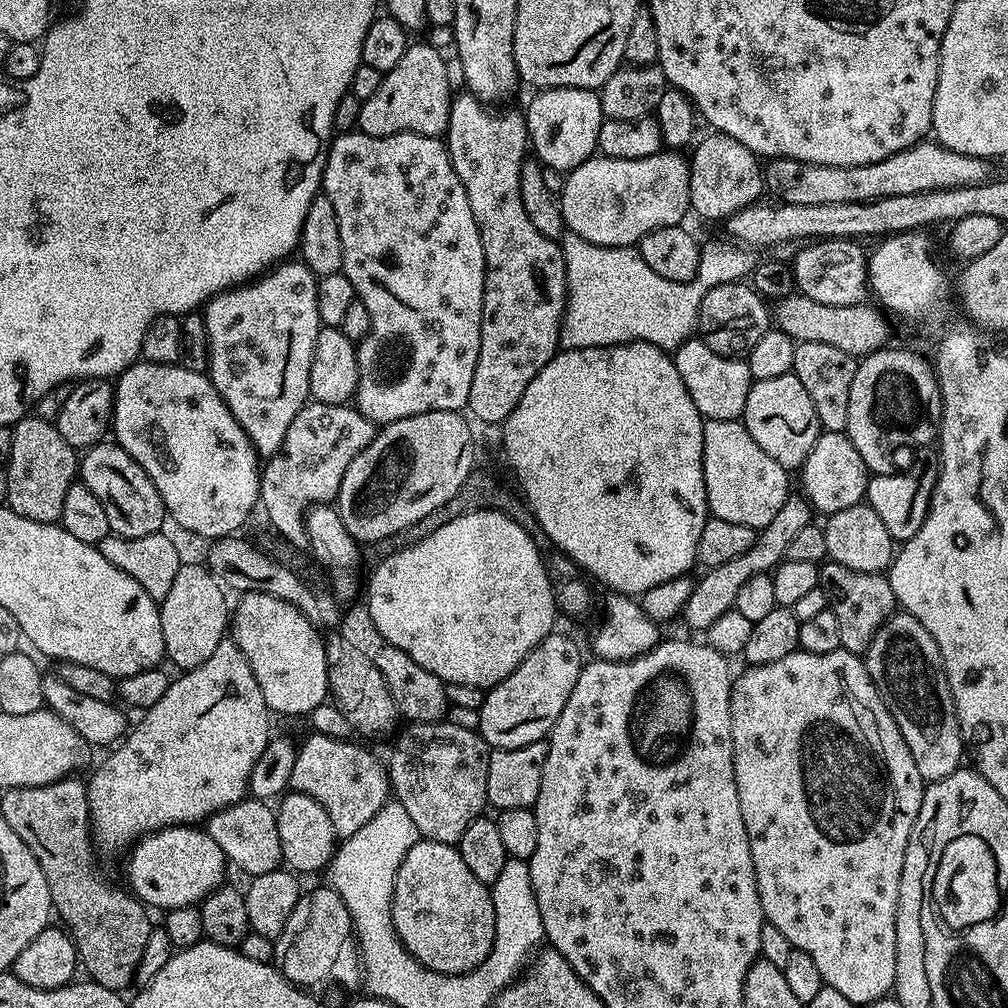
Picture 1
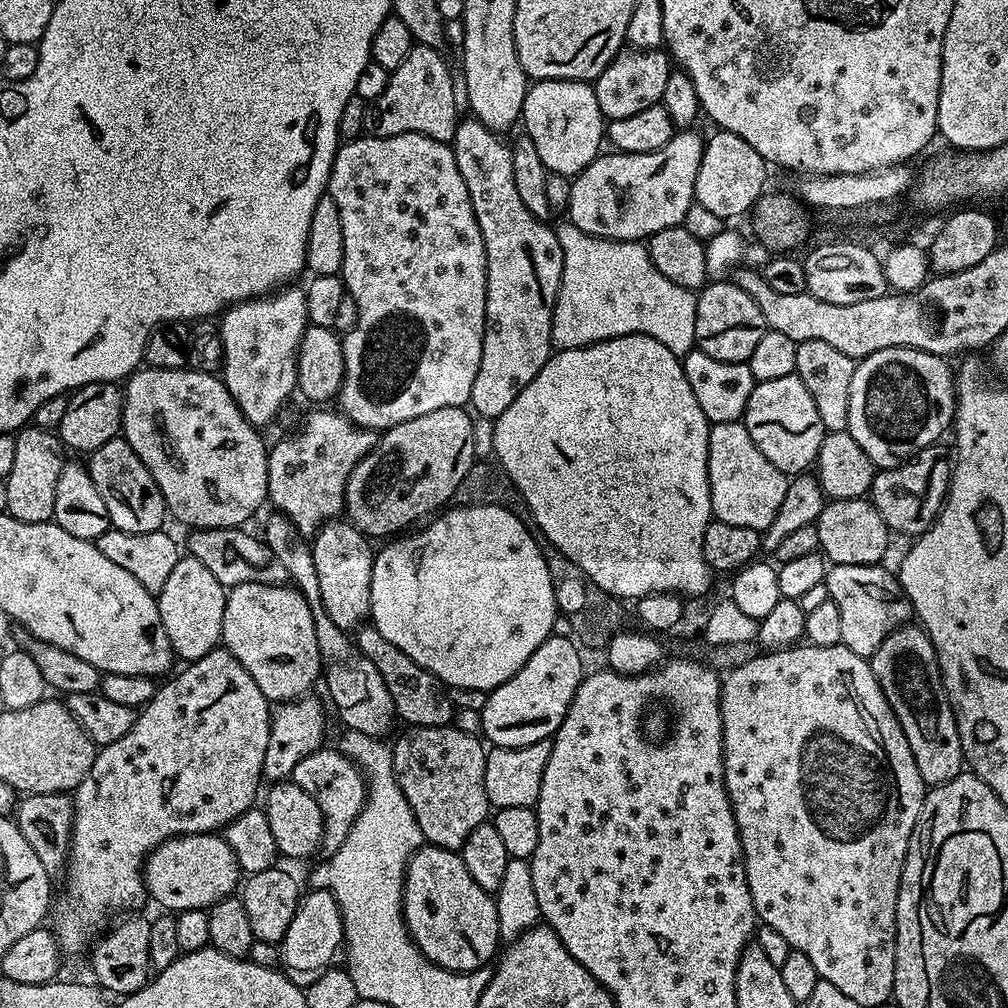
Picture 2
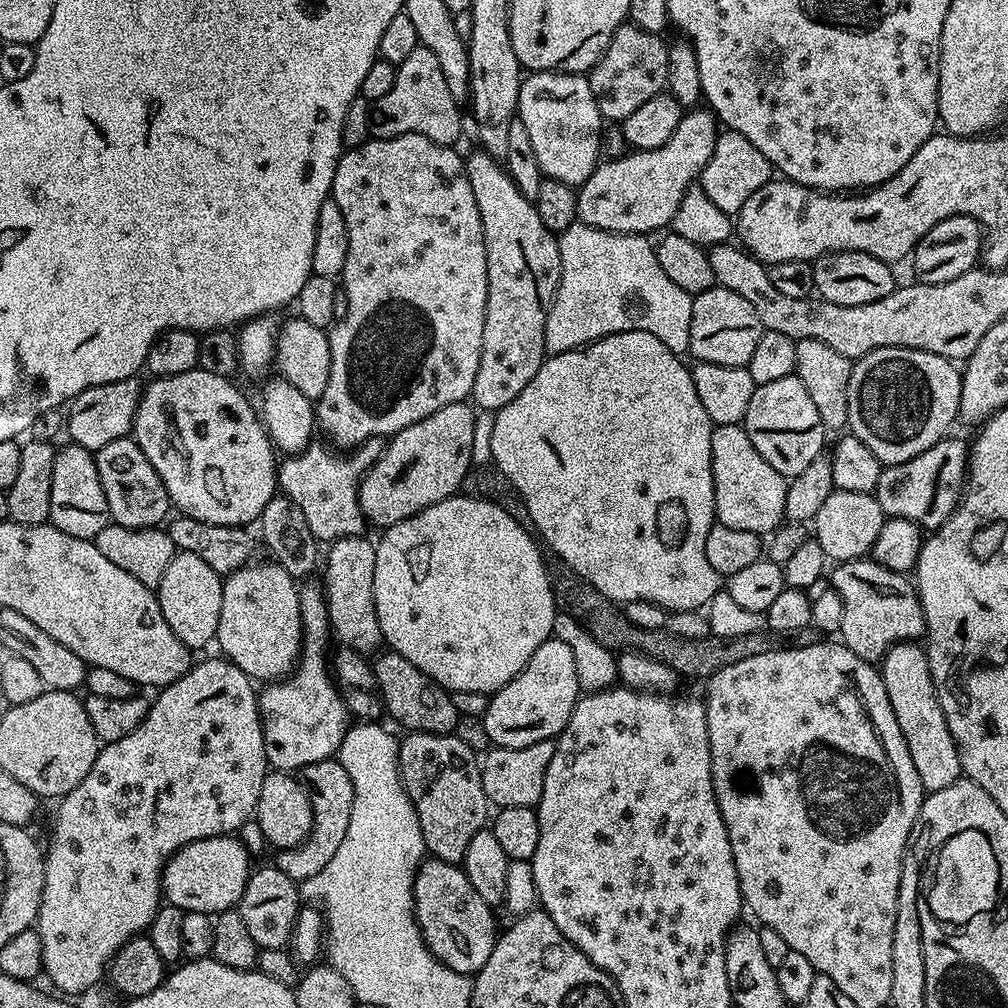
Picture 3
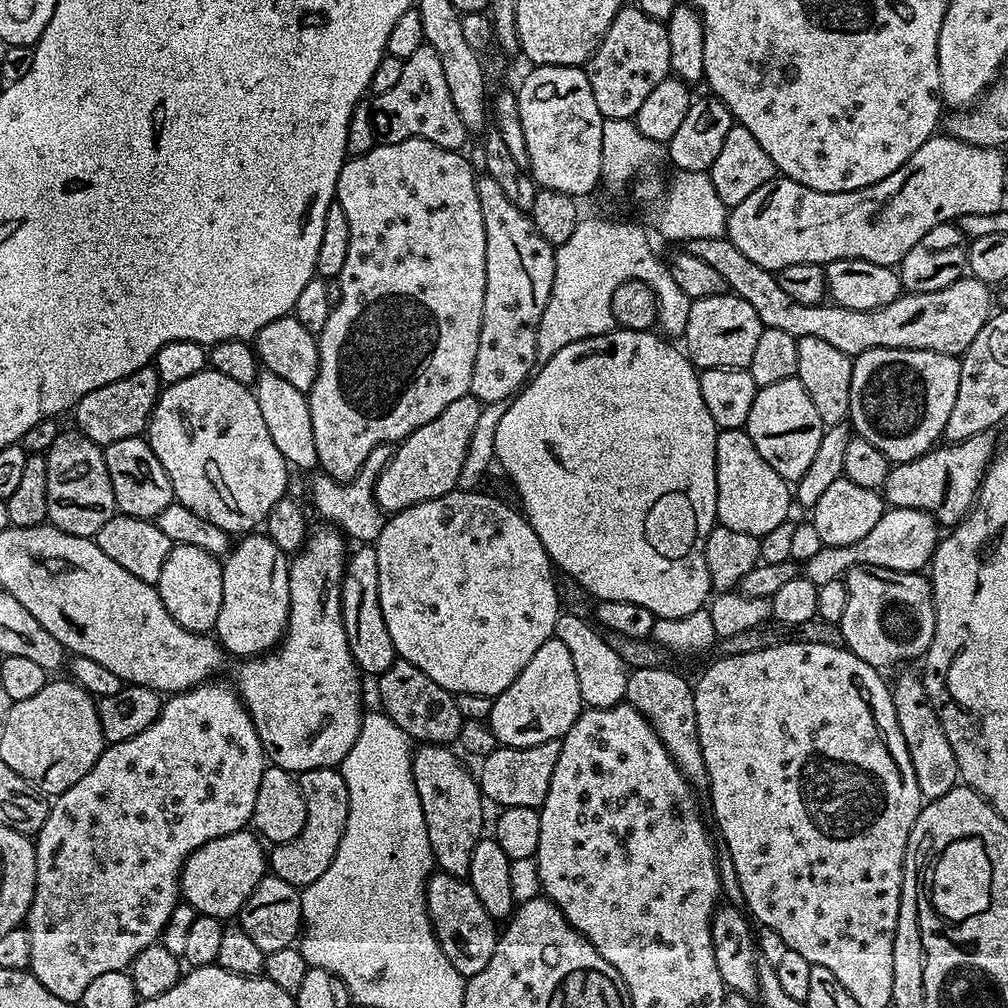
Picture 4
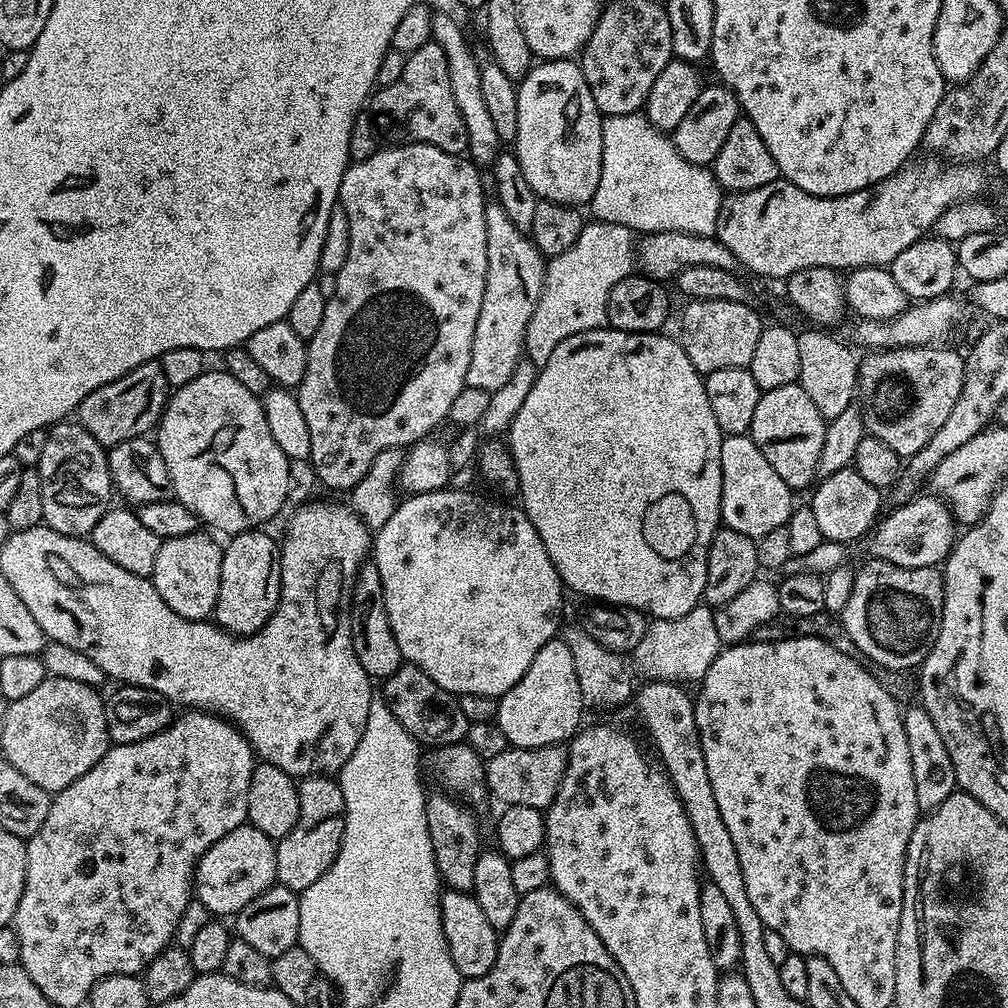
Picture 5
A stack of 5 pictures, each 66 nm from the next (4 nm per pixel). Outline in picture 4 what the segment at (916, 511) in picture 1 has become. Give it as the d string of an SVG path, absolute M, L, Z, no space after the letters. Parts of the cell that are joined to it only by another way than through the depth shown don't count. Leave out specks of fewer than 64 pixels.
M995 431L974 434L974 438L949 443L948 448L937 446L931 452L905 464L889 467L882 495L893 508L917 508L929 512L937 525L955 526L967 516L976 503L976 494L992 457L998 451Z

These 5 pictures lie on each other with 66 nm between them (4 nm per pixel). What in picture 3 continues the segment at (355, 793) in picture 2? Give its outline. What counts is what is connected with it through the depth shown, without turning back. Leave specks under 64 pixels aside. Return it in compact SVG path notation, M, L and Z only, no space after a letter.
M339 759L310 762L299 769L298 779L308 790L312 807L312 829L308 837L296 848L286 848L275 853L274 867L282 870L286 878L297 882L306 878L314 878L318 870L338 854L338 846L342 846L342 838L346 838L346 829L350 827L350 810L354 810L354 782L350 782L350 774L340 765Z

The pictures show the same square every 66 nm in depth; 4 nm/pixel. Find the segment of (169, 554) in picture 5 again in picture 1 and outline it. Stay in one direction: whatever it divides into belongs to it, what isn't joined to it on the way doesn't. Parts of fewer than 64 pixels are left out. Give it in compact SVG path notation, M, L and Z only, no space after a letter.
M181 563L170 586L170 594L159 601L164 654L180 670L202 666L202 662L214 654L218 642L226 639L230 628L230 600L228 604L225 589L221 581L203 563L200 564Z

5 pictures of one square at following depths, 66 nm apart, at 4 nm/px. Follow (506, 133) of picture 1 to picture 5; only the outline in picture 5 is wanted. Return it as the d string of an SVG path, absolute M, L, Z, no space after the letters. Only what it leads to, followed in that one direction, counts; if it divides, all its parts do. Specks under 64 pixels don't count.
M485 203L484 213L486 290L482 294L482 310L478 310L478 326L474 326L474 346L470 346L466 385L491 394L506 385L524 356L526 326L530 326L530 314L534 314L534 306L538 306L538 298L542 294L546 257L539 252L525 229L510 222L509 215L500 204Z

